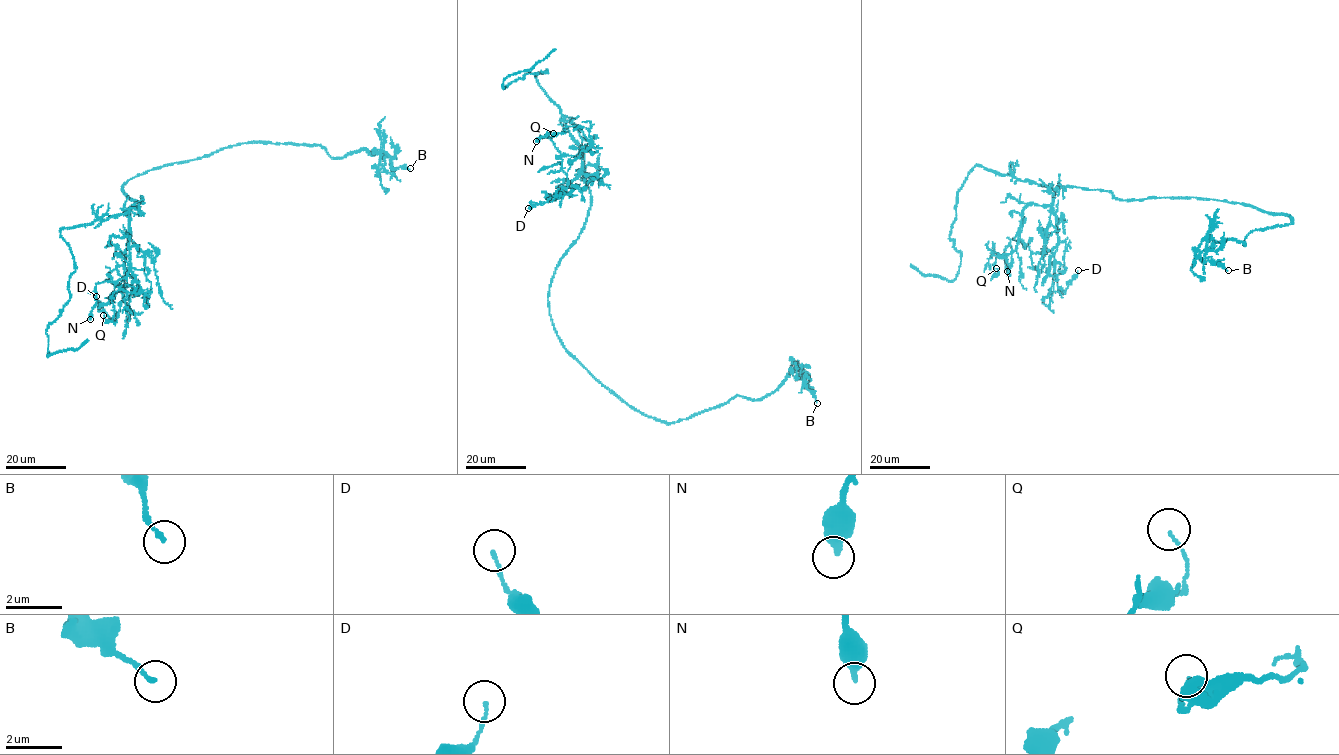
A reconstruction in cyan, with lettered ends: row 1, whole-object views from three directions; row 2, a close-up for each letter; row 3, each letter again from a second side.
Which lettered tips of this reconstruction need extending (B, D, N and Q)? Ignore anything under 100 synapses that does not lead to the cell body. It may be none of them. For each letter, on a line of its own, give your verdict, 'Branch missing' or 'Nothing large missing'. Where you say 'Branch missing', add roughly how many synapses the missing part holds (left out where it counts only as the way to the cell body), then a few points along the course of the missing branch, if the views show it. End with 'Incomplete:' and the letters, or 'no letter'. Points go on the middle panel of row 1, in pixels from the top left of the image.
B: Nothing large missing
D: Nothing large missing
N: Nothing large missing
Q: Nothing large missing
Incomplete: no letter

